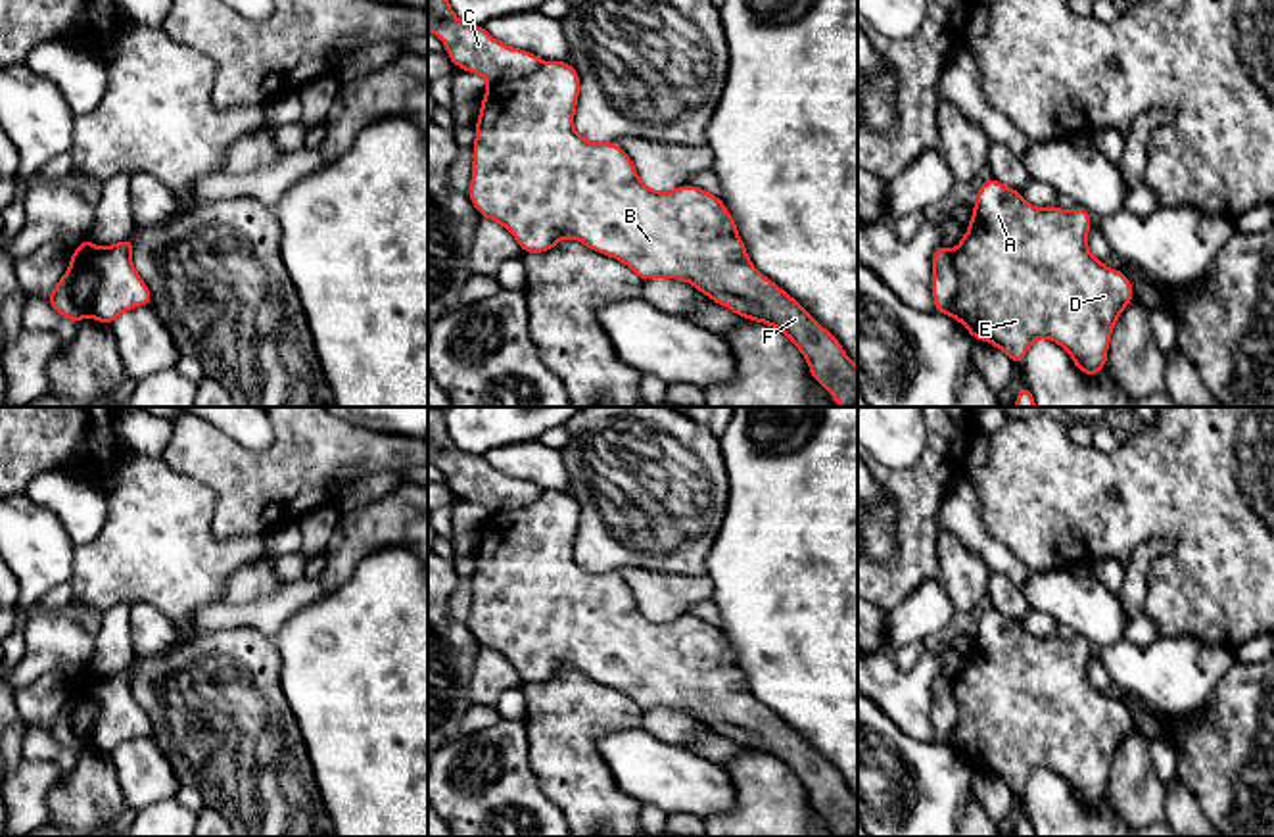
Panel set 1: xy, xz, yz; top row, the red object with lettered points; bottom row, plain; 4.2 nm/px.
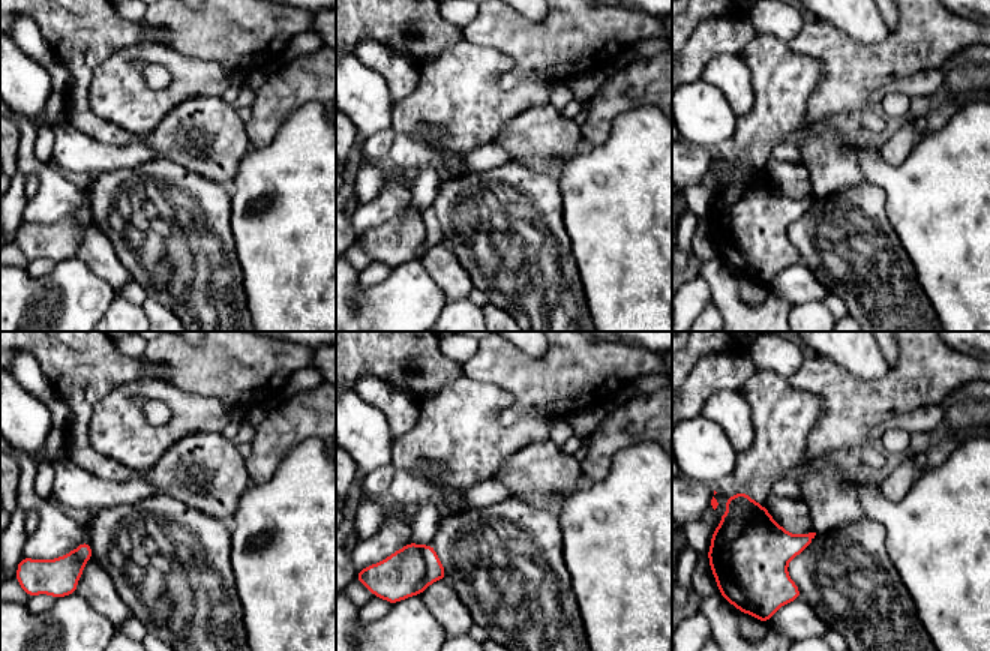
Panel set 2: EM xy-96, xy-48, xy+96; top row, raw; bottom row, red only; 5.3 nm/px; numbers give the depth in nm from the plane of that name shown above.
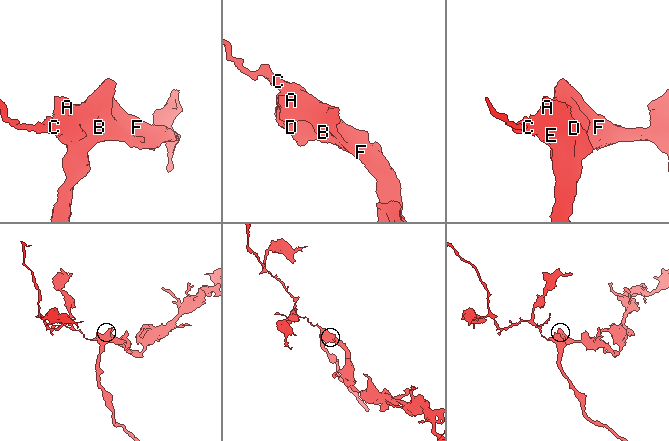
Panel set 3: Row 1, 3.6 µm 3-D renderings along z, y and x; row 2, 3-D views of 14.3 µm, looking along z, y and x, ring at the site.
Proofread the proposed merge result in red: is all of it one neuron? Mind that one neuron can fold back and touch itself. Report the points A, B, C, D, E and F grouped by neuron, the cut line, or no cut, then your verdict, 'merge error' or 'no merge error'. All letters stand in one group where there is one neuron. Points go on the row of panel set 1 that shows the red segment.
A B D E F / C | xy (70, 263), (87, 269), (96, 281), (91, 315) | merge error

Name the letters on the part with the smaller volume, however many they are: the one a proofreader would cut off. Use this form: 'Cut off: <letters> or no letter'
Cut off: C

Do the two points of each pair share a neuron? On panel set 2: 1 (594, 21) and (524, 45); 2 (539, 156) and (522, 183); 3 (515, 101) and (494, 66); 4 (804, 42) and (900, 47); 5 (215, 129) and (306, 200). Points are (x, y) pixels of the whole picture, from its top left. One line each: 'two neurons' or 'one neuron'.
1: one neuron
2: two neurons
3: one neuron
4: one neuron
5: two neurons

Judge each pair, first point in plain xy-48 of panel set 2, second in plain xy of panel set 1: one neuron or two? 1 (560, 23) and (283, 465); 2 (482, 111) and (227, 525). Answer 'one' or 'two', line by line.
1: one
2: two

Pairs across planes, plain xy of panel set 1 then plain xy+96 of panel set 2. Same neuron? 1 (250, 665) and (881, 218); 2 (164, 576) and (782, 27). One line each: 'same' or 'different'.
1: same
2: different

